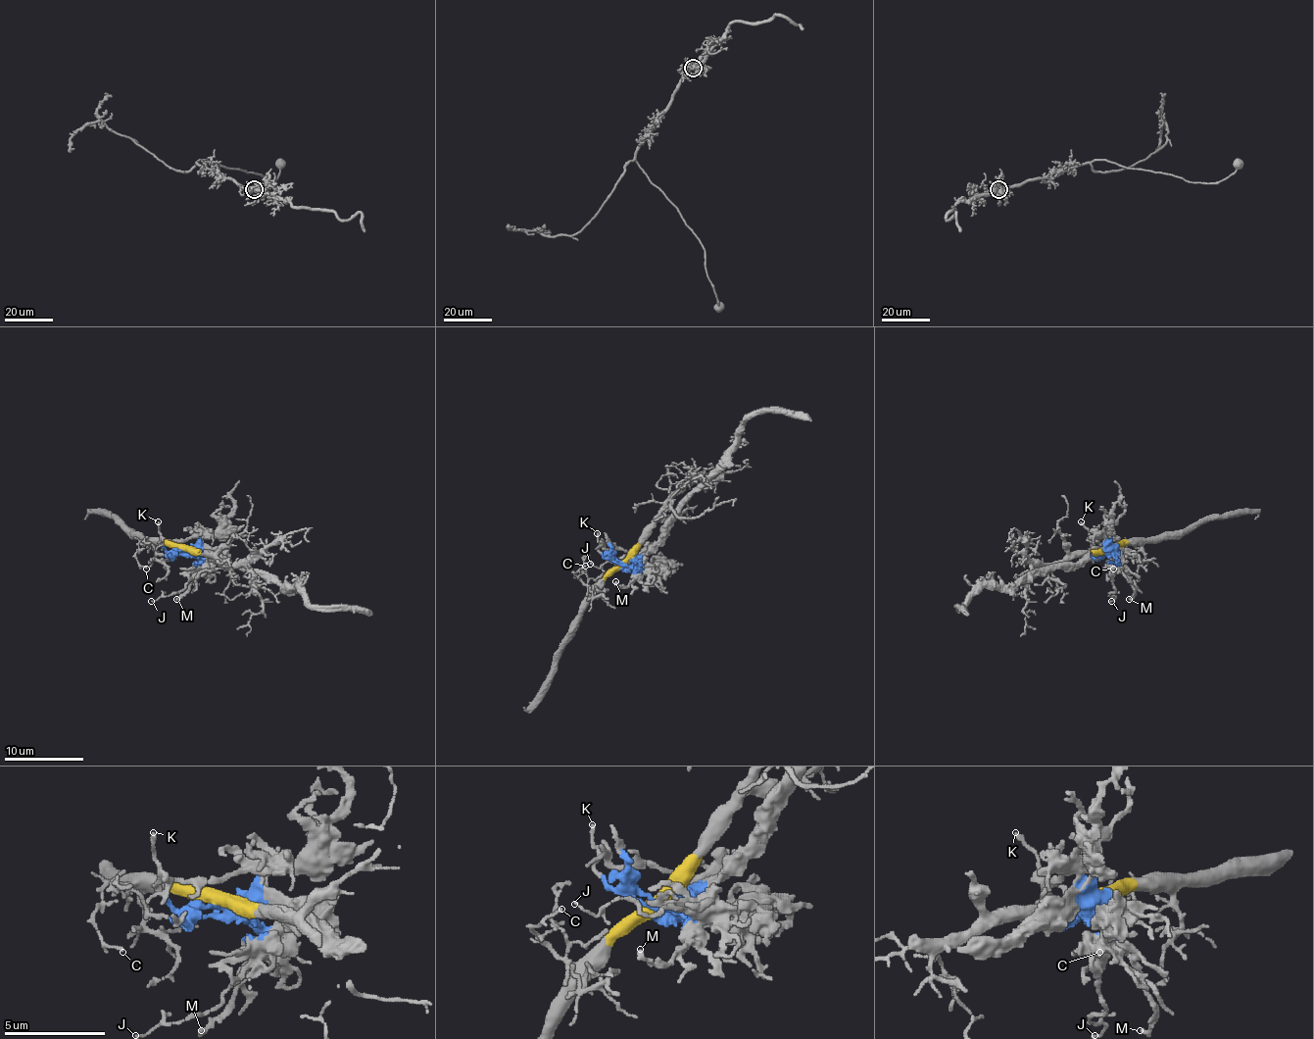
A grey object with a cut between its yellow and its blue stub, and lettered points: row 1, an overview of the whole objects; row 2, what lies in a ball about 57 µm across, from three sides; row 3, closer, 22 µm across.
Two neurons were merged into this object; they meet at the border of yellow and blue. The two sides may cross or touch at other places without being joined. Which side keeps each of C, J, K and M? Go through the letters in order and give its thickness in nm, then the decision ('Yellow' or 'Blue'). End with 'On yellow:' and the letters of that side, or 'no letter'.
C: Thickness 120 nm. Yellow
J: Thickness 90 nm. Blue
K: Thickness 170 nm. Blue
M: Thickness 200 nm. Blue
On yellow: C

